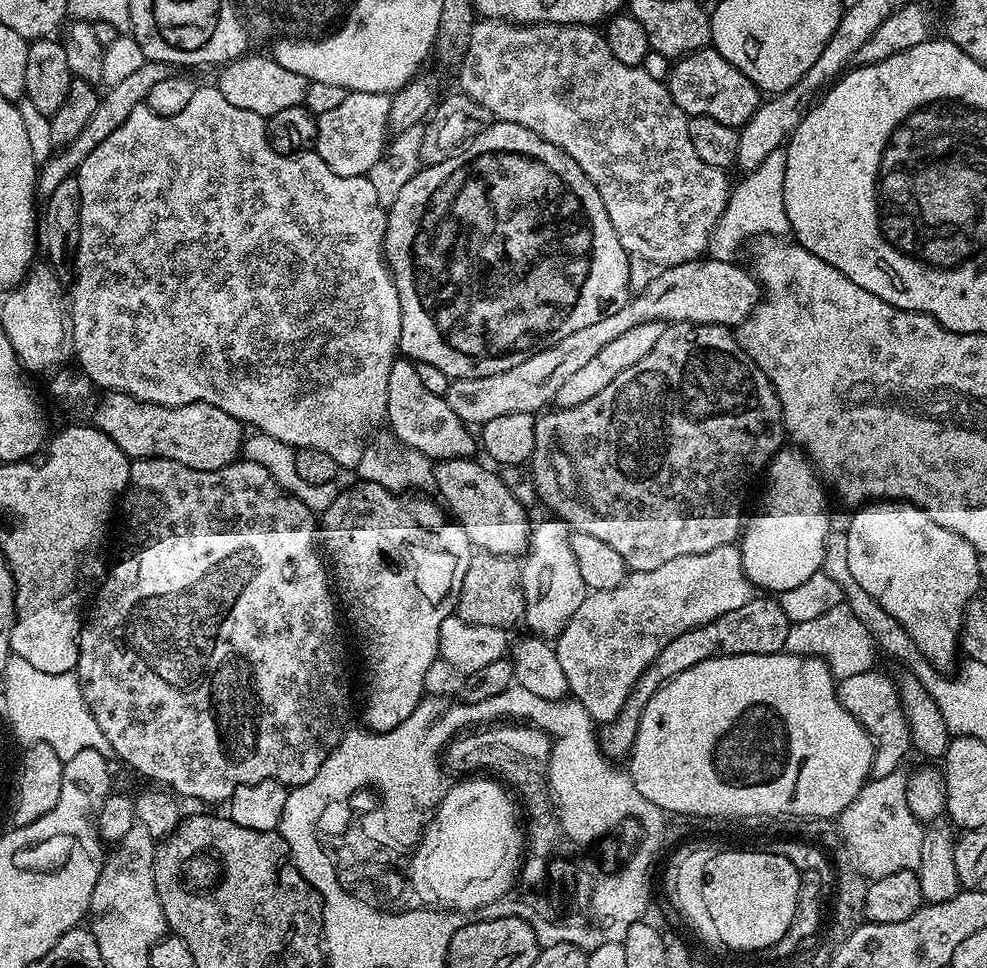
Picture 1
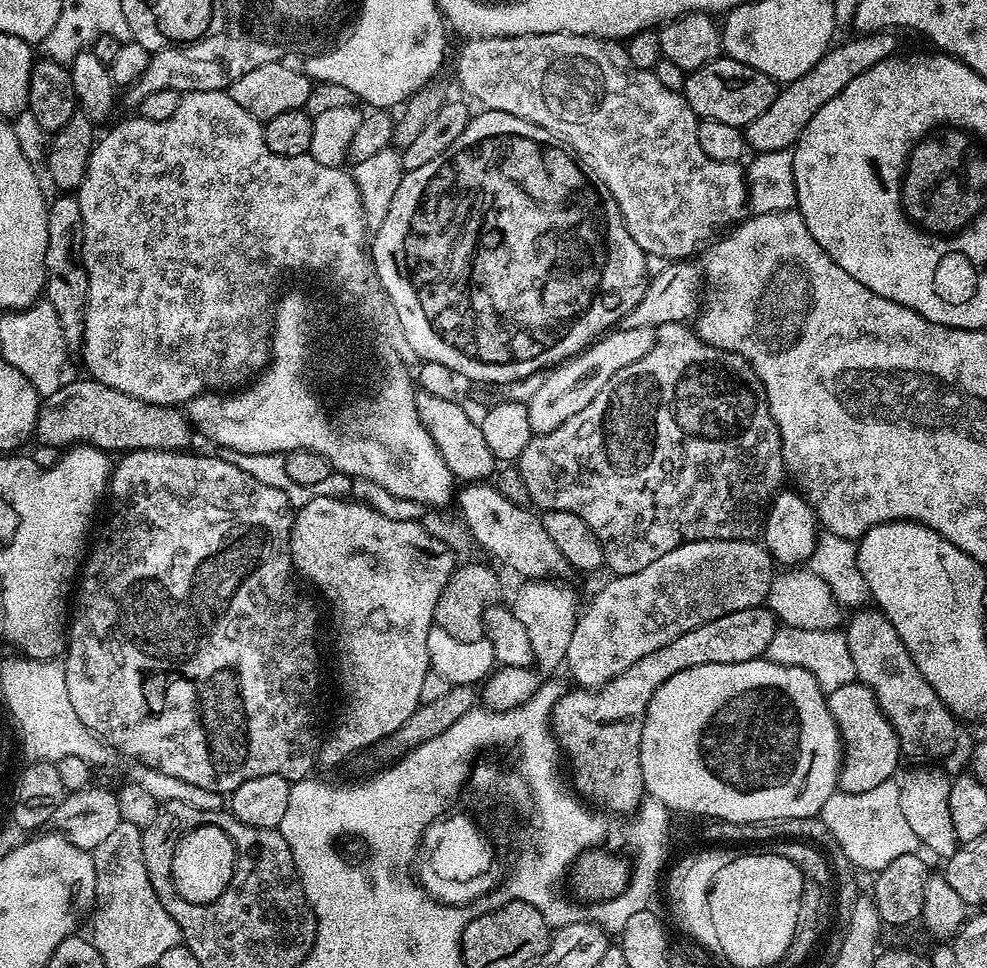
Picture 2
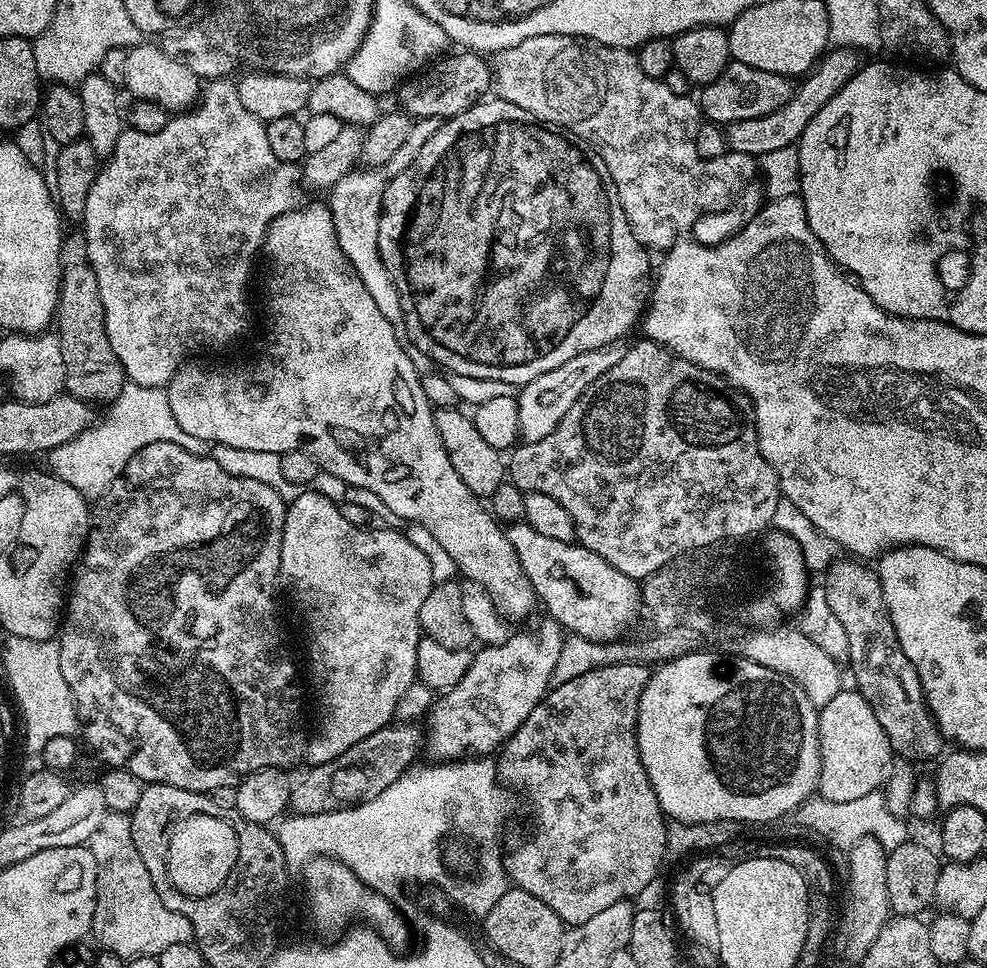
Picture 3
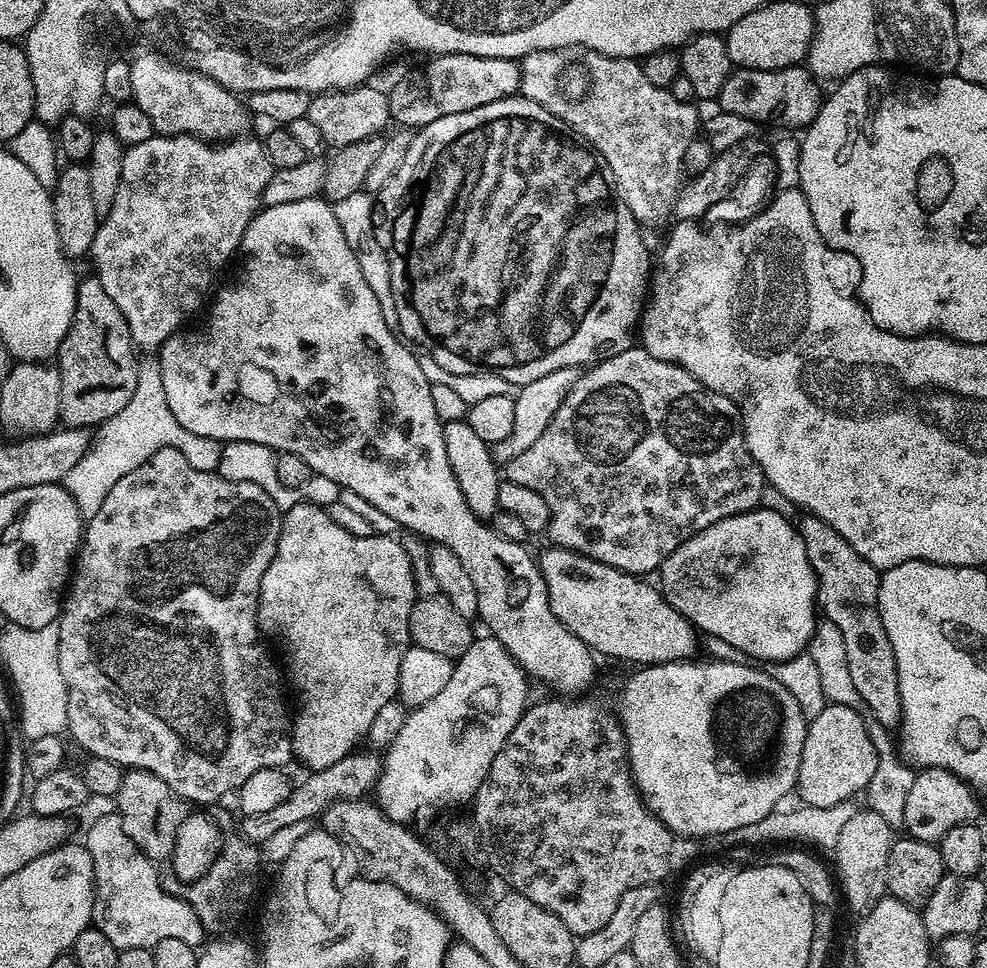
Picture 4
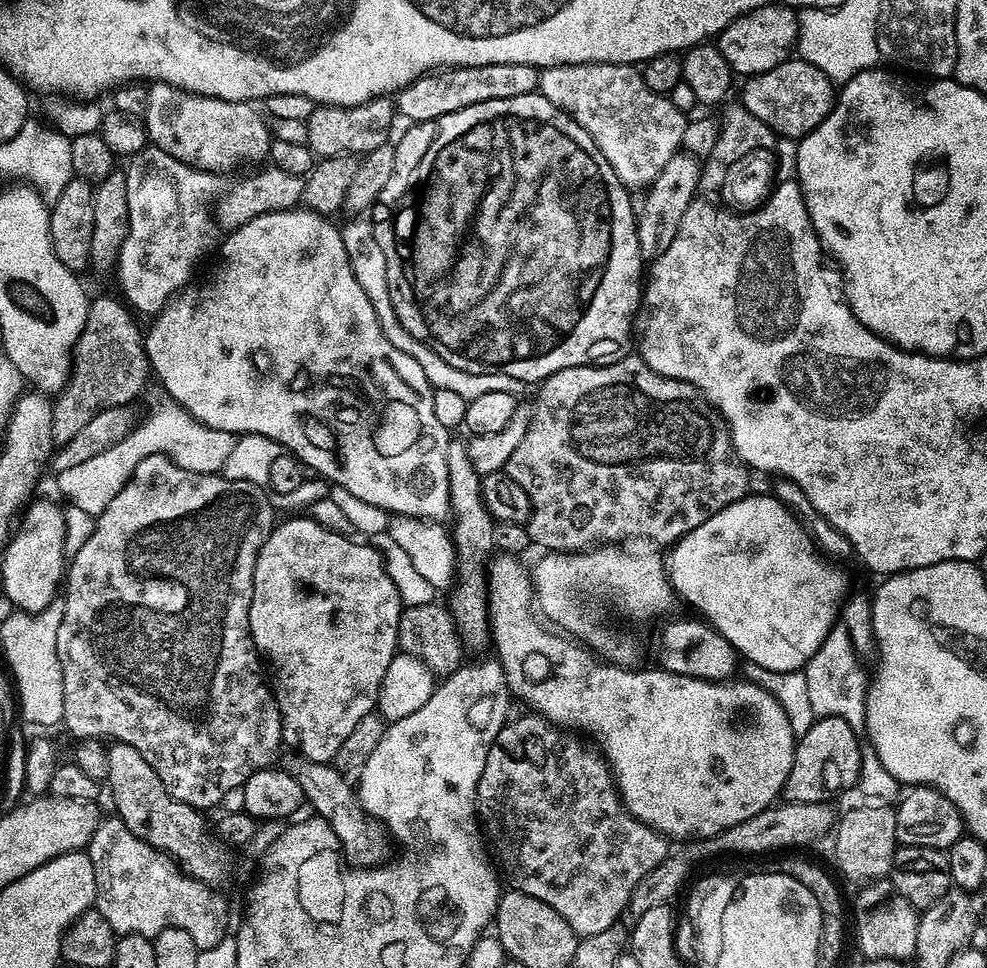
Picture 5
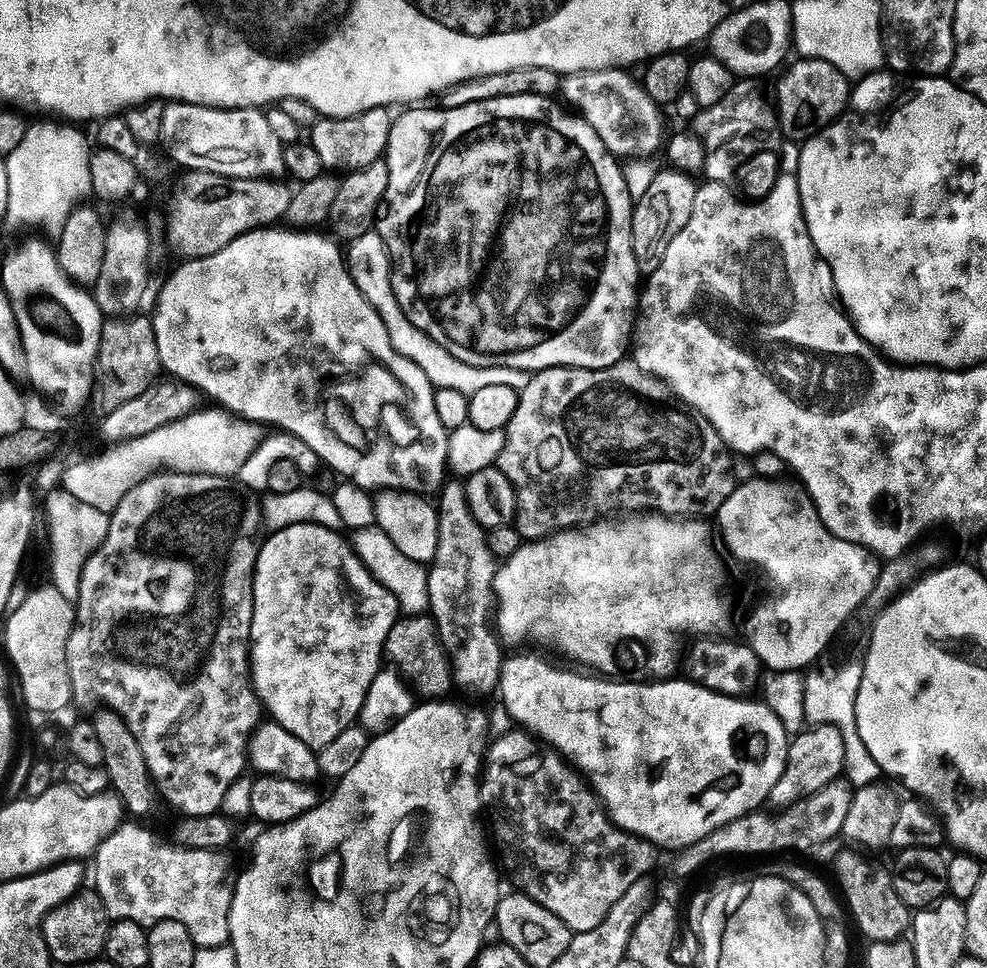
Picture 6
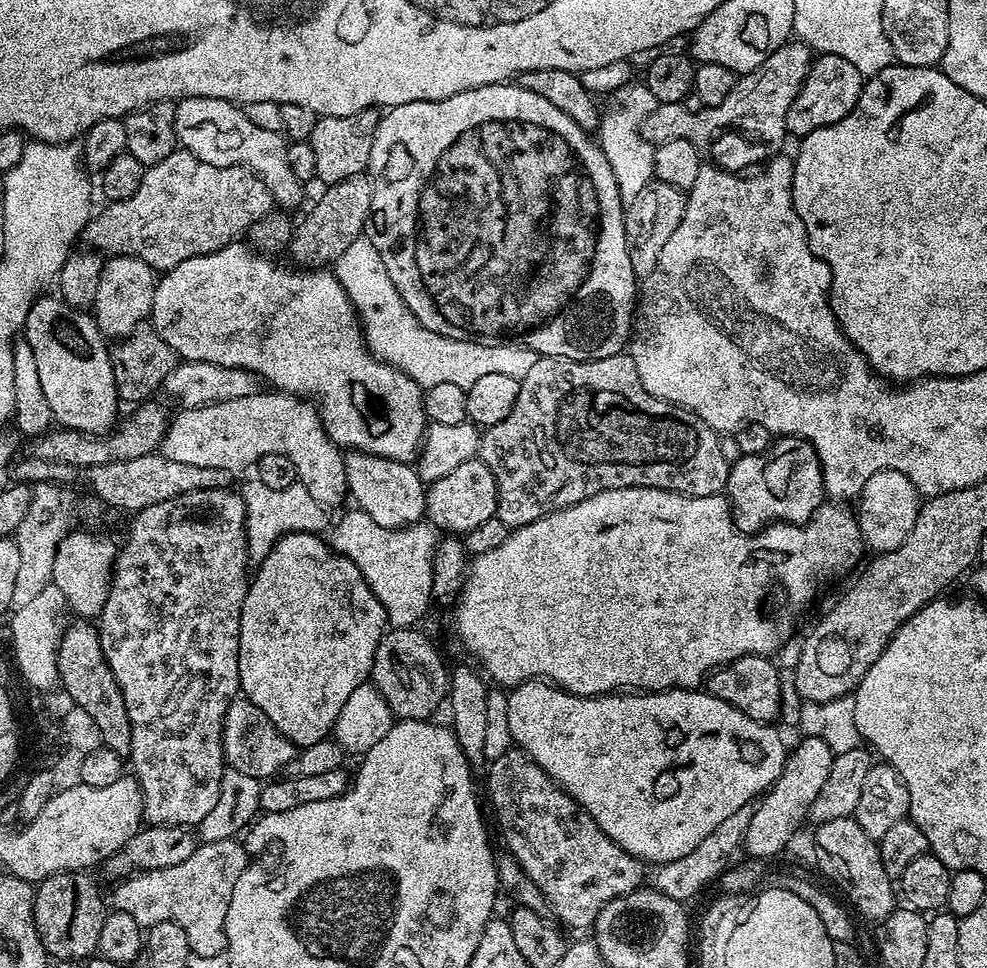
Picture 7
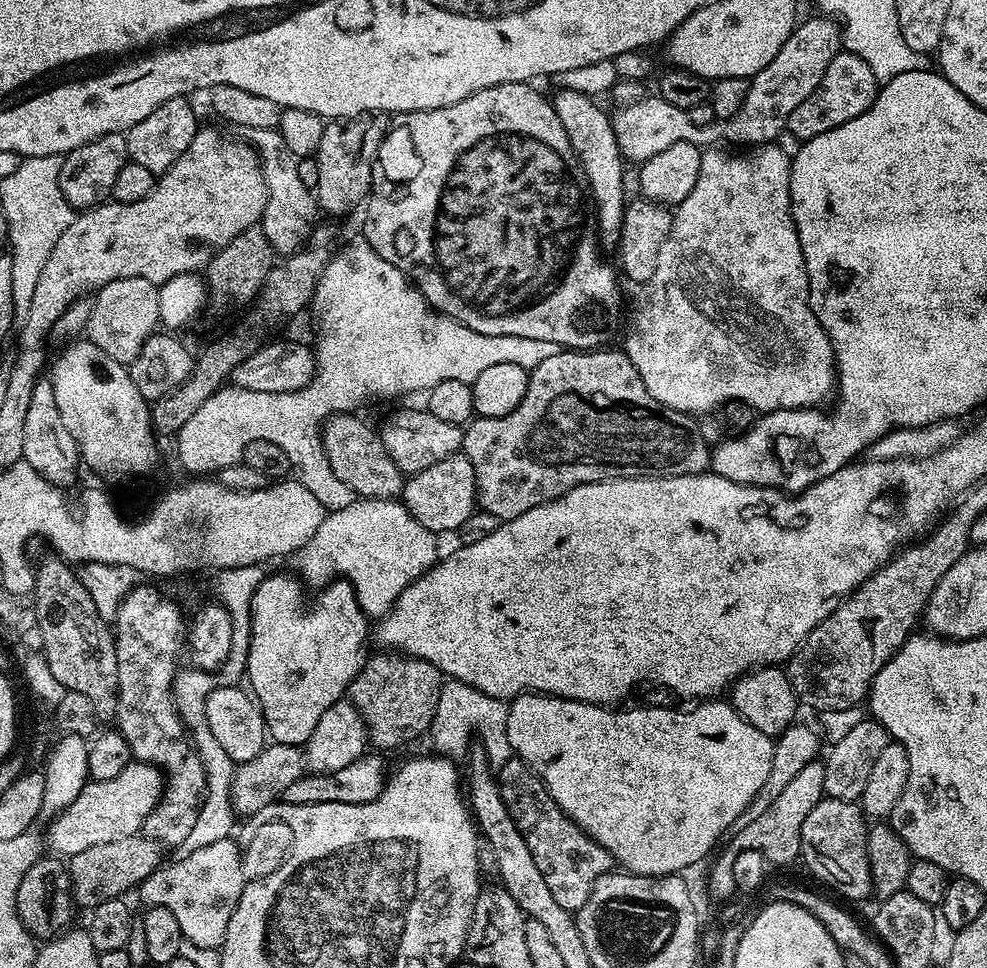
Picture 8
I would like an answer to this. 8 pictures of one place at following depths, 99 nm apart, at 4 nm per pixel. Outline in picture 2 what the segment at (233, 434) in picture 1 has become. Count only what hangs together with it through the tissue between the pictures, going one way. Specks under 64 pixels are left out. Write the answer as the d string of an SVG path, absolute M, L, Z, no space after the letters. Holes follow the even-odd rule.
M83 378L84 380L72 380L69 379L58 390L54 390L54 394L43 397L40 405L40 414L36 418L36 431L34 433L35 439L41 440L48 448L60 448L59 450L67 449L69 446L75 446L77 444L93 444L95 448L103 448L105 452L109 454L123 454L126 452L133 452L141 448L142 450L162 450L163 452L182 452L193 447L192 436L194 437L194 429L191 424L188 423L187 415L179 407L165 406L163 404L151 404L145 400L139 400L134 398L130 394L122 394L122 390L114 390L114 386L106 386L102 382L93 380L91 378Z

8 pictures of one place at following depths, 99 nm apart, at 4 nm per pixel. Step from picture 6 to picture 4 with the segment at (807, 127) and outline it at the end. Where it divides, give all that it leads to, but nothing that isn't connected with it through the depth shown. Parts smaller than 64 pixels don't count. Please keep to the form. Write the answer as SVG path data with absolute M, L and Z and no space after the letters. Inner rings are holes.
M804 66L779 68L778 70L754 70L736 68L726 78L718 97L718 108L722 112L733 112L751 120L753 125L781 124L781 129L807 129L814 117L820 113L821 85Z

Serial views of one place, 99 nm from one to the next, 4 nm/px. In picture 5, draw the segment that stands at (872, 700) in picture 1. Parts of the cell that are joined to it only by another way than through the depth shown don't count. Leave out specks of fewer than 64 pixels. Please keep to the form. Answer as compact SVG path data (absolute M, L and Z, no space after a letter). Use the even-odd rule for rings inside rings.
M821 716L806 730L804 736L796 741L794 762L784 783L783 799L788 802L804 804L823 804L831 801L832 792L840 792L857 783L862 766L859 747L861 737L846 722L846 718Z

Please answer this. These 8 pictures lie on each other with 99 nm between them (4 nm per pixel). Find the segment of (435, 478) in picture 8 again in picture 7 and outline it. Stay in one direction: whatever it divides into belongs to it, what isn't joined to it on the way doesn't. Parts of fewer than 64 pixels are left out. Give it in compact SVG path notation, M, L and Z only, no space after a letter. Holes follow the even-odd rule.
M473 458L450 470L450 474L444 478L431 481L426 488L424 510L427 523L437 530L445 528L448 534L474 530L474 526L496 514L496 483L494 474L490 474L490 466L486 466L479 458Z

